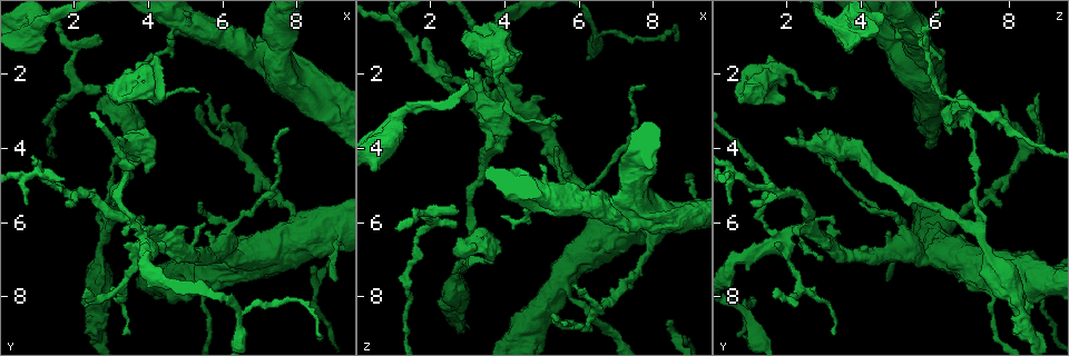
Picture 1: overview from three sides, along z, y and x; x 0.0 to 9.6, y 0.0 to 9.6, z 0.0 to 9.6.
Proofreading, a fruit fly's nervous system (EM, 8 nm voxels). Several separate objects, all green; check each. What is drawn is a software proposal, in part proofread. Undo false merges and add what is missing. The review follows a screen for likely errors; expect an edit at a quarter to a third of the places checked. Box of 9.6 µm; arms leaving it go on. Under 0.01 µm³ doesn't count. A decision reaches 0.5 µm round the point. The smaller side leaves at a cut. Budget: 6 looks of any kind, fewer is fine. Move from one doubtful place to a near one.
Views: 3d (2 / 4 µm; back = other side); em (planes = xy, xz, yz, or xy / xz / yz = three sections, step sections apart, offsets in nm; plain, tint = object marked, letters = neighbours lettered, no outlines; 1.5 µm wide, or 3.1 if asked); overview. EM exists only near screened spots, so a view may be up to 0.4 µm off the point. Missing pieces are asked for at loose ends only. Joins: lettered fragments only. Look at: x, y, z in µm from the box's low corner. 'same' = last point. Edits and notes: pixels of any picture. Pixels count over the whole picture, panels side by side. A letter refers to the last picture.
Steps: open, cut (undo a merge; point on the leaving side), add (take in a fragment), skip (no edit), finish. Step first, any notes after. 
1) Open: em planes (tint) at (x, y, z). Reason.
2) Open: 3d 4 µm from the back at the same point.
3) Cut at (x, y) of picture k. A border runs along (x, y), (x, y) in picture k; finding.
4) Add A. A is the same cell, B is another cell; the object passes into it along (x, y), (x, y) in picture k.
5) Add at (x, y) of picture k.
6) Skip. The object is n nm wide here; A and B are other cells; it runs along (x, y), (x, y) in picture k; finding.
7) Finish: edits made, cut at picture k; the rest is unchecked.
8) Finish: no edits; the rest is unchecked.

Open: 3d 4 µm at (2.95, 2.35, 0.90). An open end.

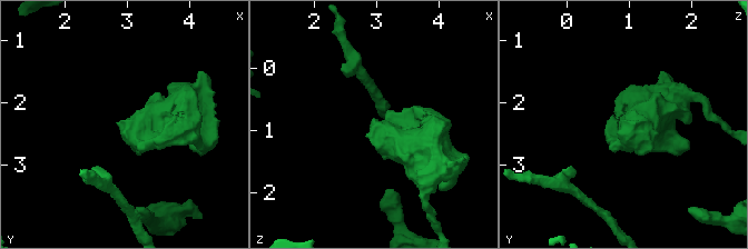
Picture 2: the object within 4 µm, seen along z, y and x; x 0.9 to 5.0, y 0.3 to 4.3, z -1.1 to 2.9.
Open: em yz step 4 (letters) at (2.90, 2.25, 0.90). Shape alone is not enough.

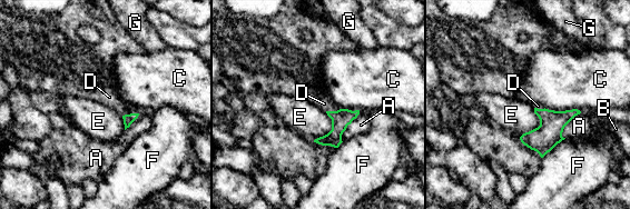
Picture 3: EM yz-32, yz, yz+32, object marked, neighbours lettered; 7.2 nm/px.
Open: em planes (letters) at the same point. Cut it another way.

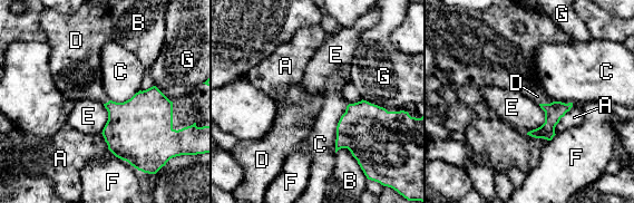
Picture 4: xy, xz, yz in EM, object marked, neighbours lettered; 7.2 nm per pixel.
Add D. D is the same cell, A, B, C, E, F and G are other cells; the object passes into it along (555, 110), (546, 104), (537, 96) in picture 4; the neuron continues.

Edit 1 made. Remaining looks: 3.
Open: 3d 2 µm at (5.50, 6.25, 4.75). Thick end.

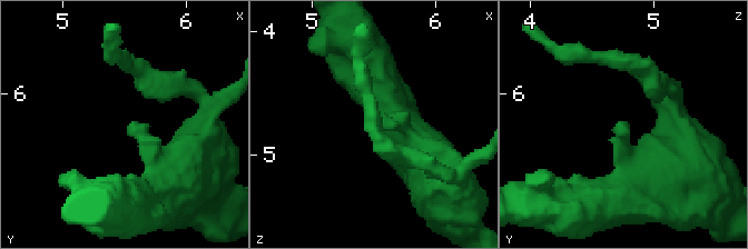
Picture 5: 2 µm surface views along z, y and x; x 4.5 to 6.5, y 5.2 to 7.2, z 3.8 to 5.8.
Open: em xy step 4 (tint) at (5.54, 6.26, 4.78).

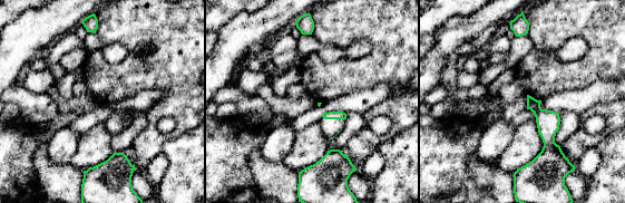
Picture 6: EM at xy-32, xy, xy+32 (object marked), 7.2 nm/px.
Open: em xy step 4 (letters) at the same point. What lies round it.

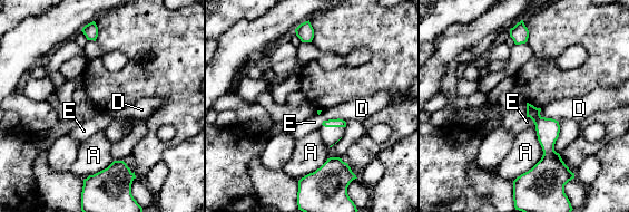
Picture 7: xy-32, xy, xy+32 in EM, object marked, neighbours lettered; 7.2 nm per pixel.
Skip. A, D and E are other cells; a border runs along (533, 122), (542, 156), (512, 181) in picture 7; none of them fits.

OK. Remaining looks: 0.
Finish: edits made, add at picture 4; the rest is unchecked.

